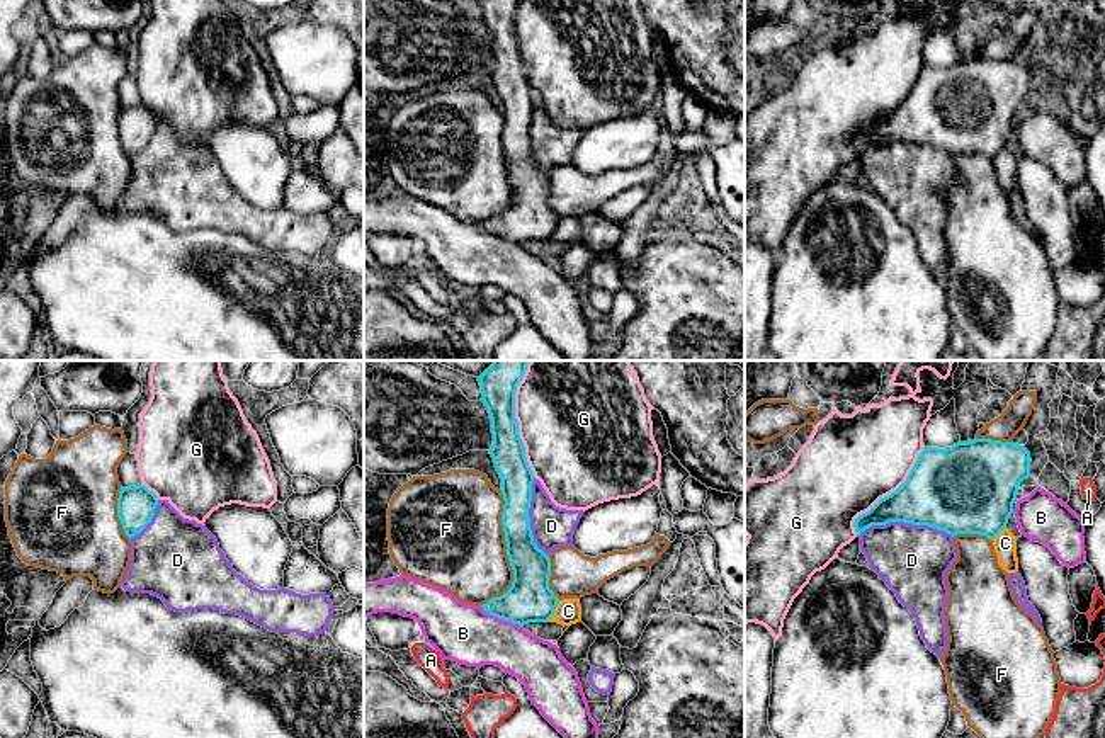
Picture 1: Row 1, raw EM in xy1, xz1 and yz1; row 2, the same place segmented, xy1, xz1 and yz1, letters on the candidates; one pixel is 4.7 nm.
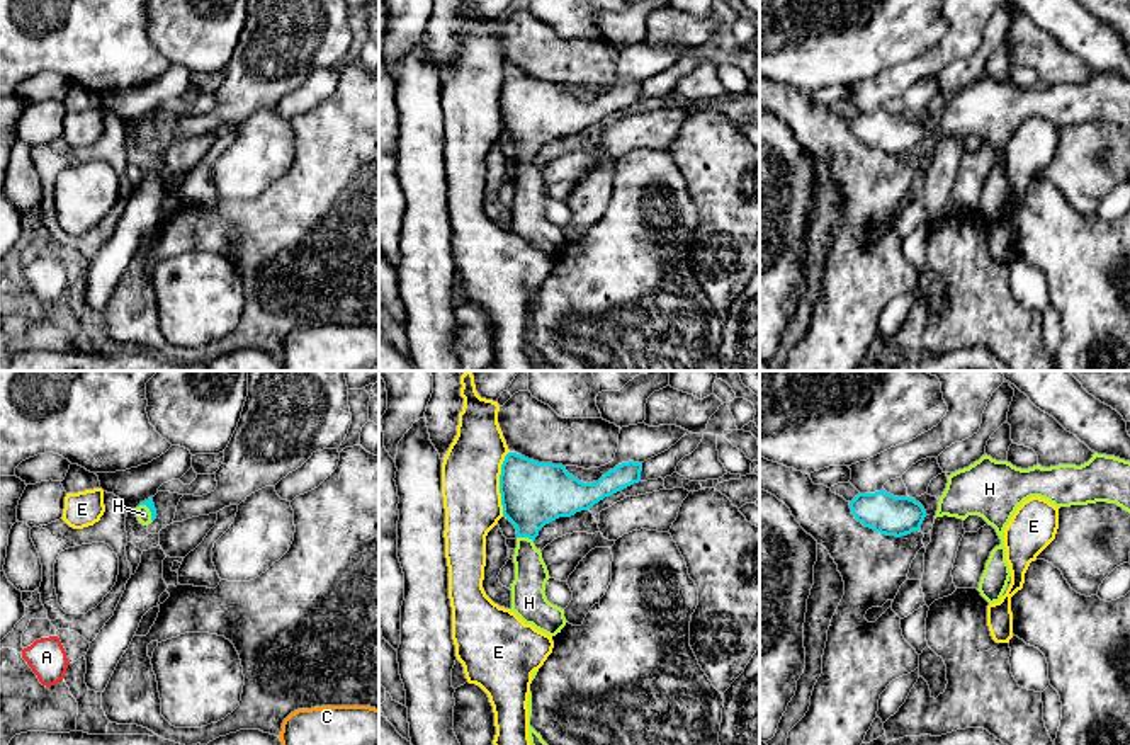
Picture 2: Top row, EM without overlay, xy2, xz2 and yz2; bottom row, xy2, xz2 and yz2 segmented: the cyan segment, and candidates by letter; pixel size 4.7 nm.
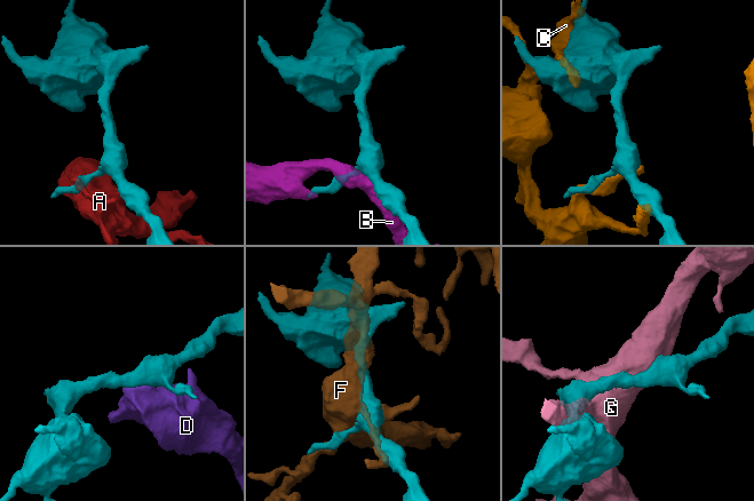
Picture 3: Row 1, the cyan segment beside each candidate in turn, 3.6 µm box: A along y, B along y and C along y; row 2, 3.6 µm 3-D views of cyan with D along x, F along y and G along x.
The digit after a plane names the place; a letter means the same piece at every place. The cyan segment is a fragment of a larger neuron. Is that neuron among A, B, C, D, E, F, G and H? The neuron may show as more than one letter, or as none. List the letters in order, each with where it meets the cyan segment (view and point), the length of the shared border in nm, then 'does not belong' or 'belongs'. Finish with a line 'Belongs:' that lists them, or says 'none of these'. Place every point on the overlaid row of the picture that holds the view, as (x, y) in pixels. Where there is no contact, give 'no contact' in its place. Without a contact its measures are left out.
A: contact xz1 (429, 645); length 70 nm; does not belong
B: contact xz1 (500, 618); length 220 nm; does not belong
C: contact xz1 (555, 609); length 120 nm; does not belong
D: contact yz1 (906, 522); length 440 nm; does not belong
E: contact xz2 (500, 483); length 300 nm; does not belong
F: contact xz1 (507, 553); length 550 nm; does not belong
G: contact xz1 (515, 419); length 550 nm; does not belong
H: contact xz2 (525, 536); length 80 nm; belongs
Belongs: H

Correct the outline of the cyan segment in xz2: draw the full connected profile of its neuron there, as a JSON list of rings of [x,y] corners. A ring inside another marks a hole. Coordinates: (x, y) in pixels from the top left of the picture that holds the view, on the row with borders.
[[[508,452],[501,464],[500,493],[503,515],[517,529],[513,554],[515,580],[511,583],[511,612],[525,624],[556,636],[566,626],[564,609],[545,597],[551,578],[540,549],[534,541],[539,531],[559,519],[588,510],[641,481],[642,463],[622,463],[598,481],[583,483],[562,464],[539,463],[517,452]]]

